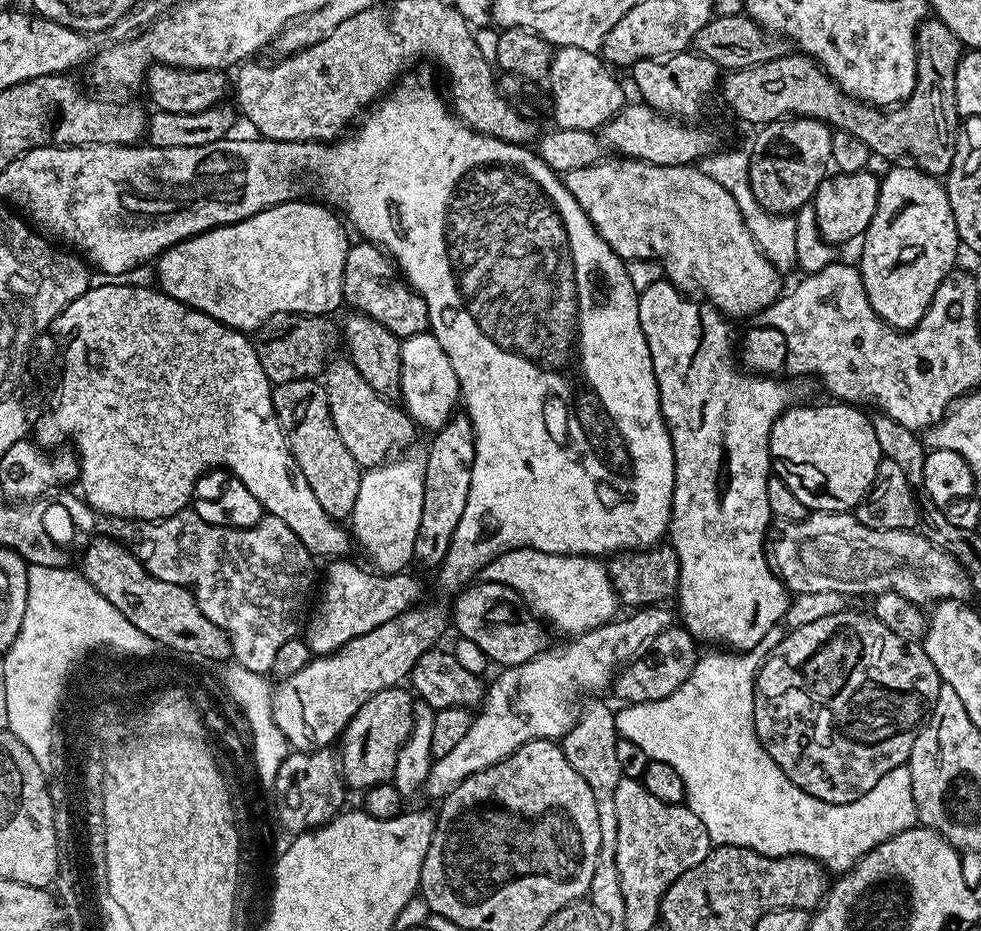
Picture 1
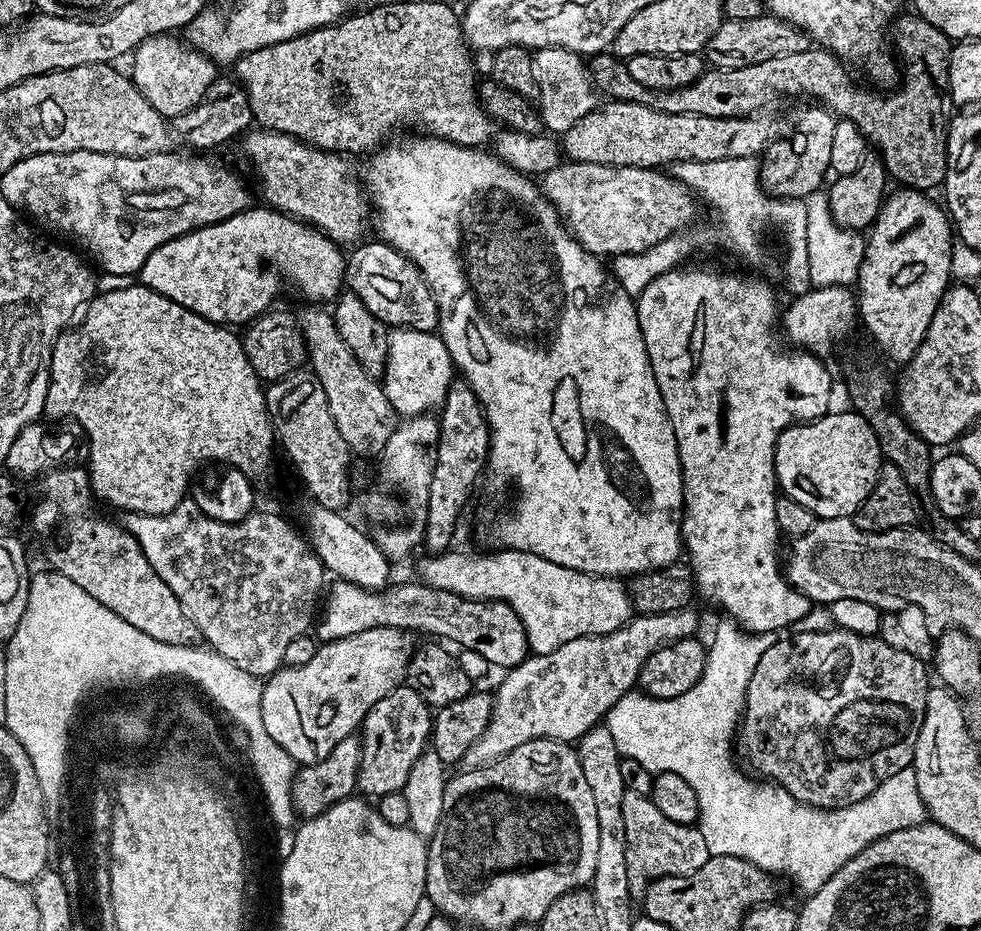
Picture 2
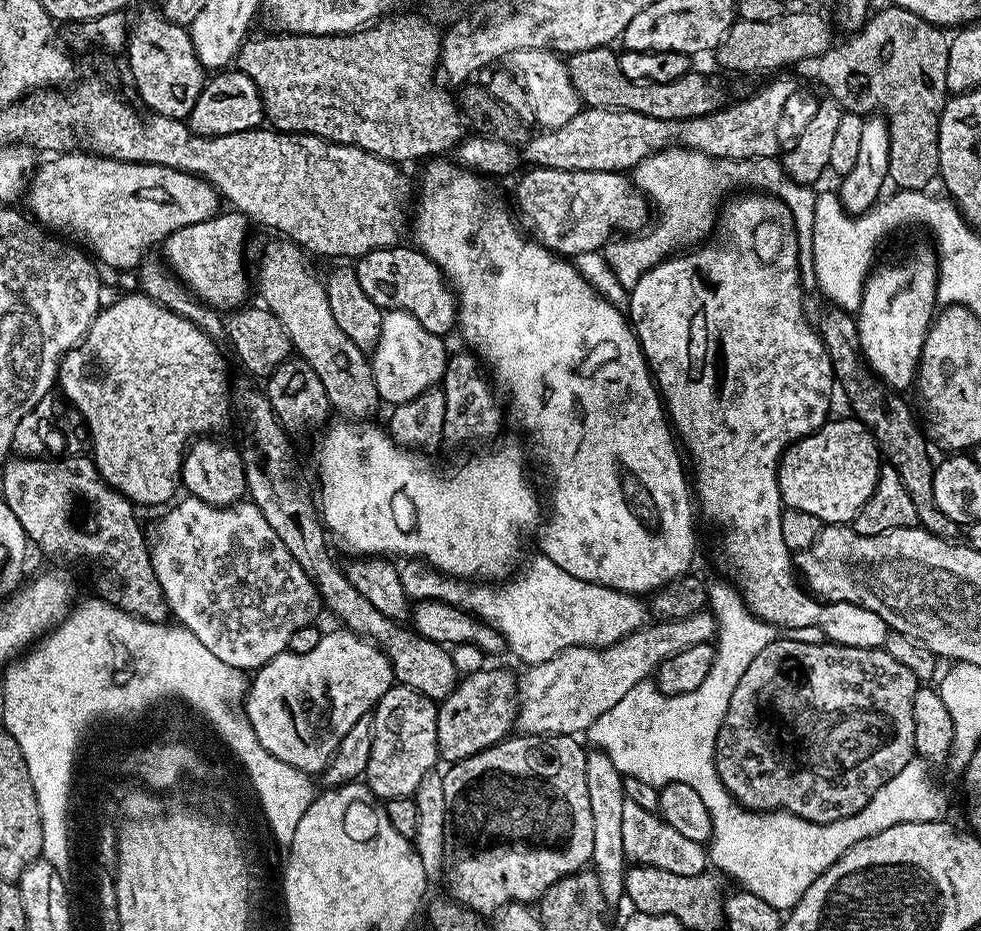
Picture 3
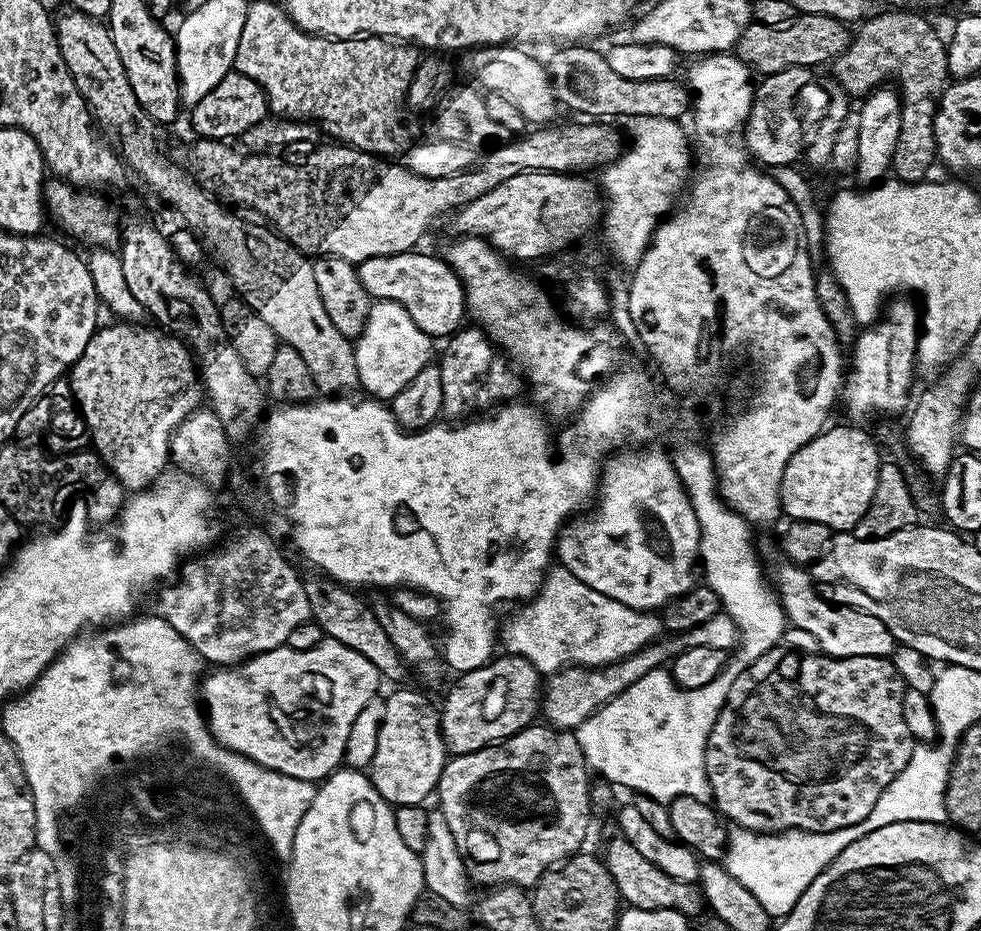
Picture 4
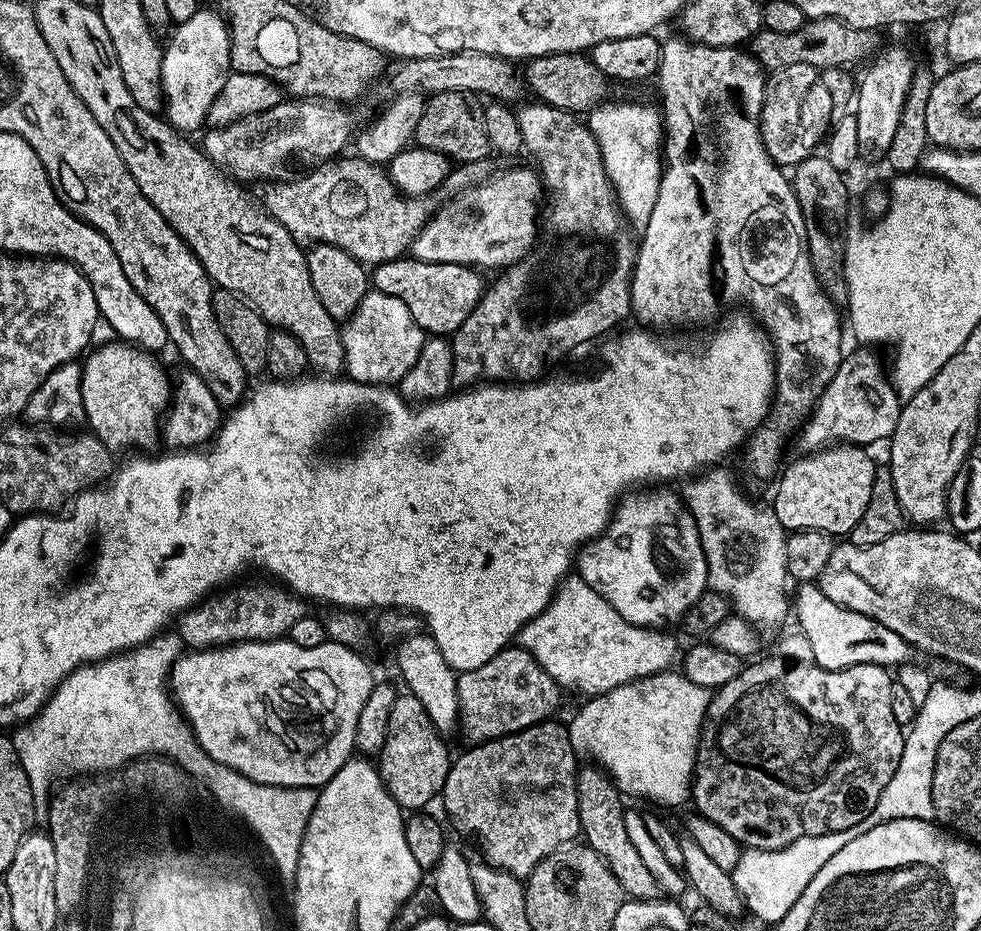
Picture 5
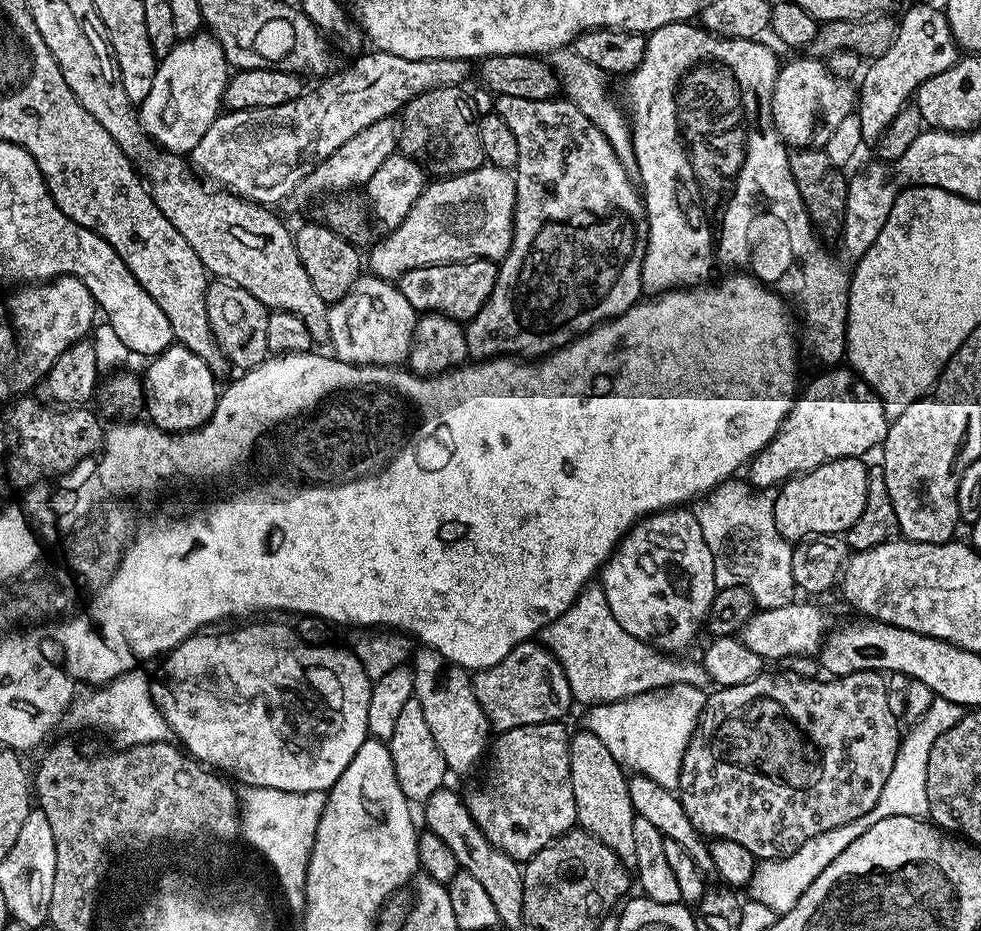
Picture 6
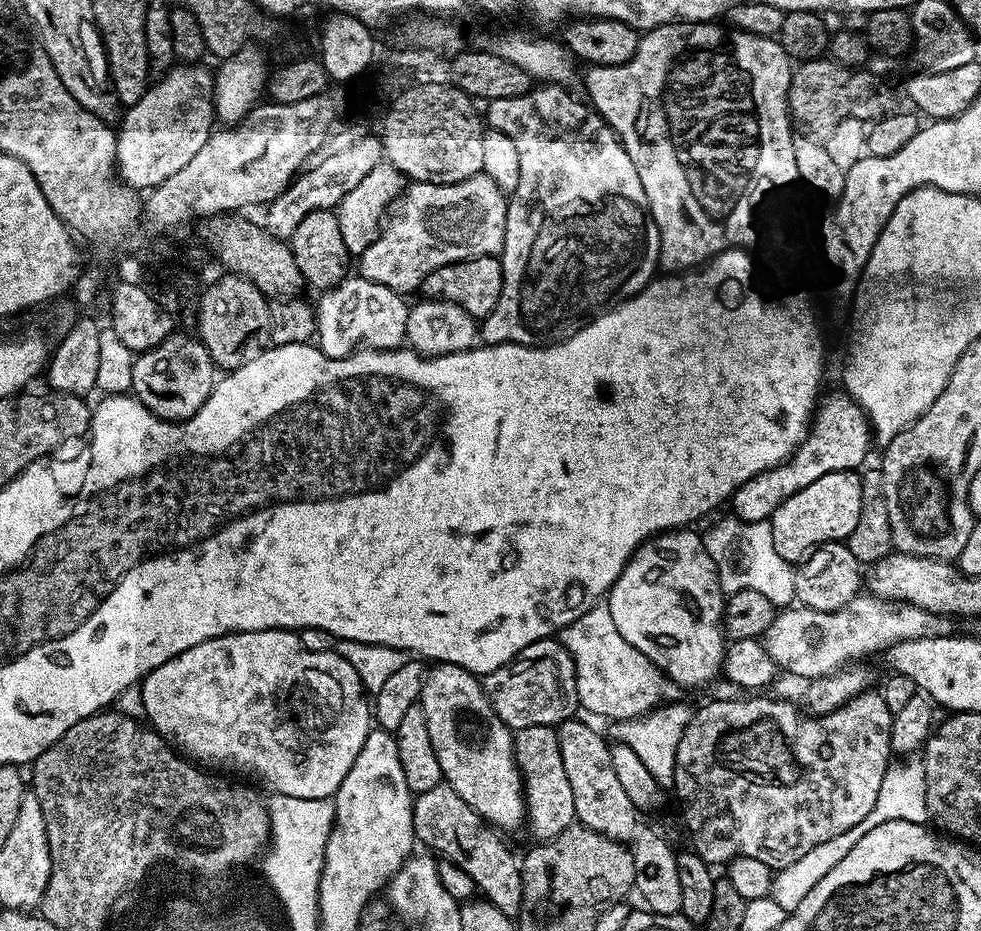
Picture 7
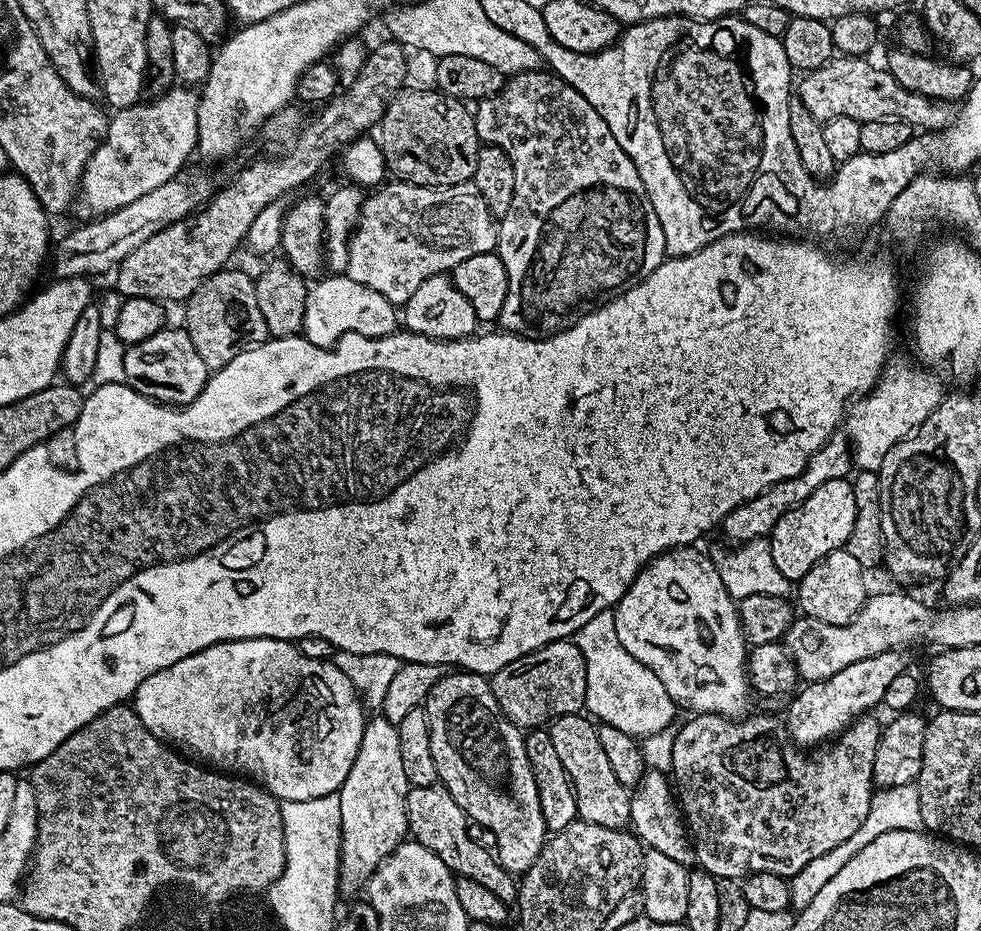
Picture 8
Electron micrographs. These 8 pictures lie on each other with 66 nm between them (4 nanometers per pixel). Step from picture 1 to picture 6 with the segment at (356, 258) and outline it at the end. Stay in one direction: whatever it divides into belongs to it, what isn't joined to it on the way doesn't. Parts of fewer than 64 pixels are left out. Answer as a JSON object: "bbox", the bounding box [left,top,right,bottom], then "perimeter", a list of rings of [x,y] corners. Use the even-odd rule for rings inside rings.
{"bbox":[398,260,496,322],"perimeter":[[[458,260],[454,264],[427,264],[414,270],[406,270],[398,277],[398,287],[406,294],[406,302],[418,314],[437,312],[451,320],[467,322],[482,310],[490,298],[496,281],[495,260]]]}

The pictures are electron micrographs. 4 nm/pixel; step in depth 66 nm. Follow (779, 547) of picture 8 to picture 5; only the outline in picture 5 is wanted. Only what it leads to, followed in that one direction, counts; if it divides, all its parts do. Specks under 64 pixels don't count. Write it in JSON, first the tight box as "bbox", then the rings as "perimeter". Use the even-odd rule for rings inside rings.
{"bbox":[770,442,878,538],"perimeter":[[[840,442],[835,446],[825,446],[818,452],[801,455],[801,460],[794,461],[788,469],[785,467],[778,476],[780,485],[776,488],[776,501],[771,501],[770,504],[780,525],[785,530],[813,528],[829,532],[834,538],[847,537],[851,533],[854,522],[862,518],[862,510],[866,510],[866,502],[870,502],[870,490],[874,486],[874,474],[878,467],[877,461],[872,461],[864,452],[867,451],[863,447]]]}

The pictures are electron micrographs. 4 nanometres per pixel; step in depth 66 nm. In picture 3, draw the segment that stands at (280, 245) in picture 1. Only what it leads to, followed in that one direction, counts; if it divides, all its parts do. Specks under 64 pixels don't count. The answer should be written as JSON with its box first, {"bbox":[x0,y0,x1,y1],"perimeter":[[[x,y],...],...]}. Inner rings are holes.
{"bbox":[162,212,250,312],"perimeter":[[[241,212],[217,213],[208,220],[192,223],[168,235],[162,242],[163,259],[172,274],[183,281],[197,299],[219,312],[235,311],[247,301],[242,247],[246,244],[248,228],[250,221]]]}

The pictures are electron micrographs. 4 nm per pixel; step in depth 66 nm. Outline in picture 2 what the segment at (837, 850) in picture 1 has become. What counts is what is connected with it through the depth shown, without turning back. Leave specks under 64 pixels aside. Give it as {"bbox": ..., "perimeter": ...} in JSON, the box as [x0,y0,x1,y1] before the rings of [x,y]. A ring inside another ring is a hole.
{"bbox":[606,618,926,894],"perimeter":[[[731,618],[721,621],[712,644],[710,640],[707,645],[708,661],[702,670],[702,678],[698,678],[698,682],[694,682],[694,686],[690,686],[686,694],[678,694],[678,698],[659,700],[653,696],[645,696],[639,690],[627,692],[609,710],[606,726],[621,757],[634,758],[642,766],[646,766],[650,773],[673,772],[690,782],[690,787],[698,798],[698,827],[706,838],[709,856],[733,856],[748,860],[766,873],[797,880],[804,894],[811,894],[818,891],[839,868],[846,866],[850,858],[866,850],[866,846],[874,841],[898,830],[925,823],[926,813],[918,794],[918,778],[911,766],[898,770],[898,774],[887,776],[871,794],[862,798],[862,802],[854,802],[845,808],[811,808],[801,800],[795,800],[785,788],[775,782],[747,780],[732,761],[732,744],[734,748],[734,737],[744,711],[744,699],[748,683],[754,674],[754,666],[758,666],[758,658],[762,658],[762,654],[770,650],[778,636],[774,632],[745,632]]]}

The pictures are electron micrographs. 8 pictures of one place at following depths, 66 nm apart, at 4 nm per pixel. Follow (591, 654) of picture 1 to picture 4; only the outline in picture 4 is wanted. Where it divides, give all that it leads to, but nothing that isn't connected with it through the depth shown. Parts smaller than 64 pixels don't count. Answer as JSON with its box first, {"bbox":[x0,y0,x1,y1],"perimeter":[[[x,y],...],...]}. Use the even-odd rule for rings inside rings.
{"bbox":[542,610,740,730],"perimeter":[[[722,610],[714,614],[714,618],[702,622],[702,626],[694,626],[694,630],[679,634],[668,634],[649,644],[647,648],[627,656],[616,664],[606,664],[603,668],[582,668],[573,666],[564,668],[561,672],[549,675],[542,688],[542,716],[551,727],[565,730],[575,730],[590,714],[594,714],[604,704],[609,704],[622,690],[626,690],[638,678],[650,674],[650,670],[663,668],[675,660],[676,655],[694,646],[710,646],[713,650],[731,653],[737,647],[740,631],[734,622]]]}

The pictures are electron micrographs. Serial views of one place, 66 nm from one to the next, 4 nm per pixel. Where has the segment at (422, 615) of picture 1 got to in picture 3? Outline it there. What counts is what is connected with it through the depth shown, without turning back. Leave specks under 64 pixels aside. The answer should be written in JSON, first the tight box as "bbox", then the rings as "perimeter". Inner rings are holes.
{"bbox":[246,630,394,774],"perimeter":[[[347,630],[339,631],[325,631],[310,654],[289,651],[278,654],[254,672],[246,693],[246,715],[258,742],[262,742],[274,758],[309,774],[323,772],[338,750],[340,740],[346,738],[350,726],[354,726],[358,718],[369,715],[386,690],[394,687],[388,655],[365,637]]]}

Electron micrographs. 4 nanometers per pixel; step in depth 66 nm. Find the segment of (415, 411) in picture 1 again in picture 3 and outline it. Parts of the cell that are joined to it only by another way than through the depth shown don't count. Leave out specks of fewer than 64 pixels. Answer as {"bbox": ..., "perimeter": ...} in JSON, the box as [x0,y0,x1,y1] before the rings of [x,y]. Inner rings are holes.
{"bbox":[370,312,449,406],"perimeter":[[[384,312],[382,334],[375,348],[370,352],[372,377],[381,401],[385,405],[395,406],[411,400],[421,399],[427,388],[435,389],[444,379],[444,368],[448,365],[449,349],[444,349],[445,341],[430,334],[418,318],[409,312]]]}

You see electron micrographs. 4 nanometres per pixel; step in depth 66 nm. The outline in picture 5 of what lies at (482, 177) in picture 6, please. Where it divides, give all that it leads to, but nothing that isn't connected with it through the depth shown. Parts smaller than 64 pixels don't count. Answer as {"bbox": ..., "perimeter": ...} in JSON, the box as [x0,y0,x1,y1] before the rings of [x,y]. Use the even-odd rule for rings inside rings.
{"bbox":[411,168,542,270],"perimeter":[[[529,168],[497,171],[486,182],[448,198],[441,208],[439,205],[433,211],[424,229],[412,239],[411,255],[426,262],[466,264],[495,270],[506,269],[523,260],[538,240],[536,203],[542,193],[541,177]]]}

